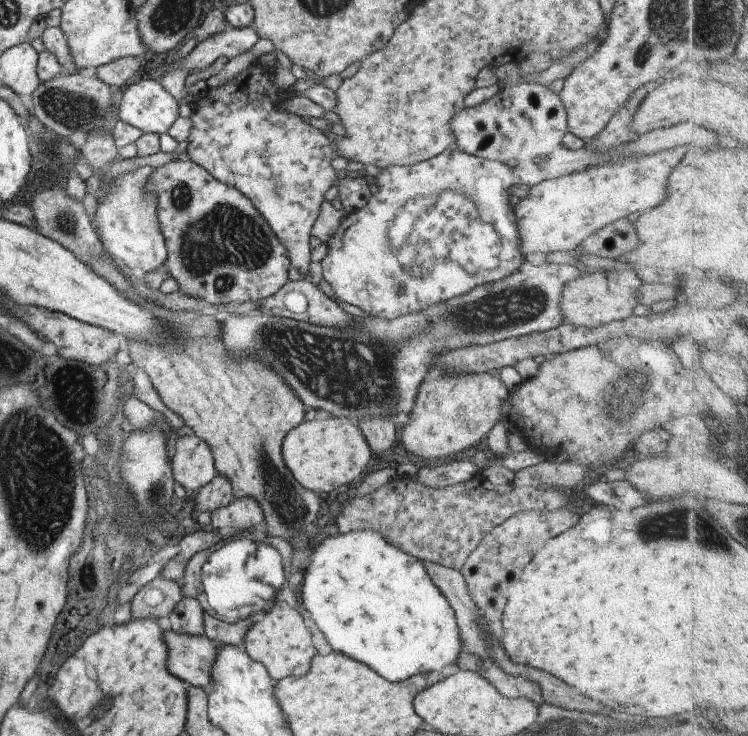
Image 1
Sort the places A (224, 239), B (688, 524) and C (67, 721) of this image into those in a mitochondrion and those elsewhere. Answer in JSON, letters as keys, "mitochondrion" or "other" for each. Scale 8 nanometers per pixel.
{"A":"mitochondrion","B":"mitochondrion","C":"other"}

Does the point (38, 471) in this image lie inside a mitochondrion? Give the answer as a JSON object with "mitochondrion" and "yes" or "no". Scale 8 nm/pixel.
{"mitochondrion":"yes"}

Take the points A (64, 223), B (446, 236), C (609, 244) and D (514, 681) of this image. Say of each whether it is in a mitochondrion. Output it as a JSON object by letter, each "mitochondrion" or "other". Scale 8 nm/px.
{"A":"mitochondrion","B":"mitochondrion","C":"other","D":"other"}

